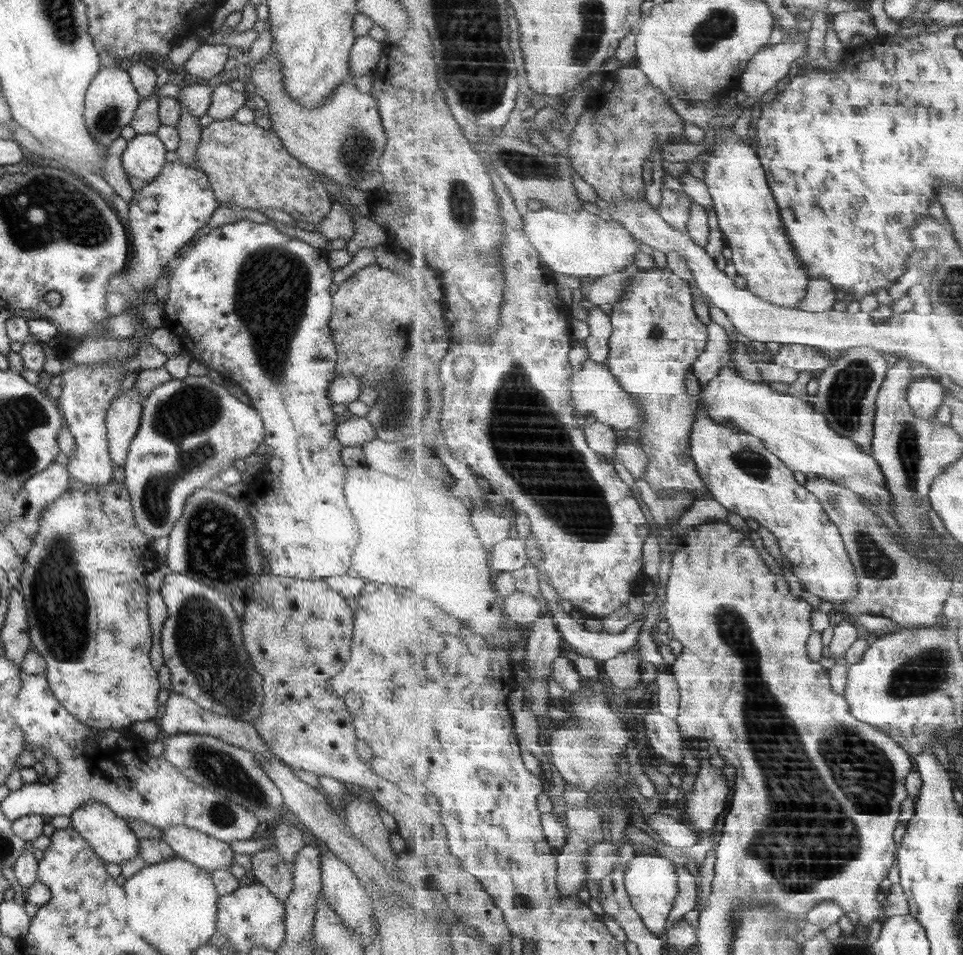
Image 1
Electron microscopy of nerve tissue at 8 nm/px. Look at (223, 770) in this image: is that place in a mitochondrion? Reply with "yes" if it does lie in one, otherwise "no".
yes

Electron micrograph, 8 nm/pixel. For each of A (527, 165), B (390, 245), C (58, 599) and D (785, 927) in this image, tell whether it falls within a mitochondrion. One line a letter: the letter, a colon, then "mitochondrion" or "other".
A: mitochondrion
B: other
C: mitochondrion
D: other

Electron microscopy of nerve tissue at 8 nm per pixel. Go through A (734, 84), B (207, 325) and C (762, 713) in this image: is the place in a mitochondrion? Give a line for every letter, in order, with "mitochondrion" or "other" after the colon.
A: other
B: other
C: mitochondrion

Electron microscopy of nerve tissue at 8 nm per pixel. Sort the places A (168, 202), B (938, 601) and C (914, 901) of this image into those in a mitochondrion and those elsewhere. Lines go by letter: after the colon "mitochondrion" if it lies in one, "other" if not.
A: other
B: other
C: other

